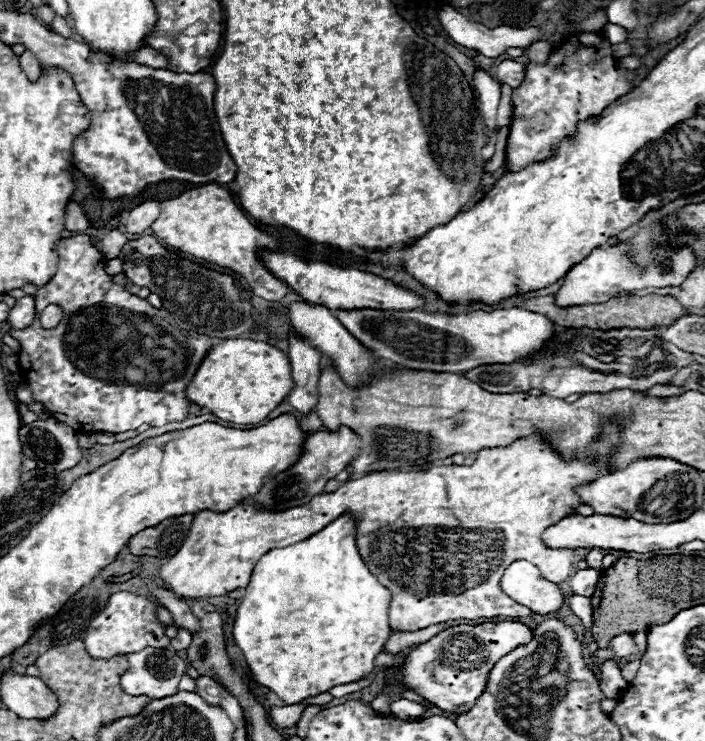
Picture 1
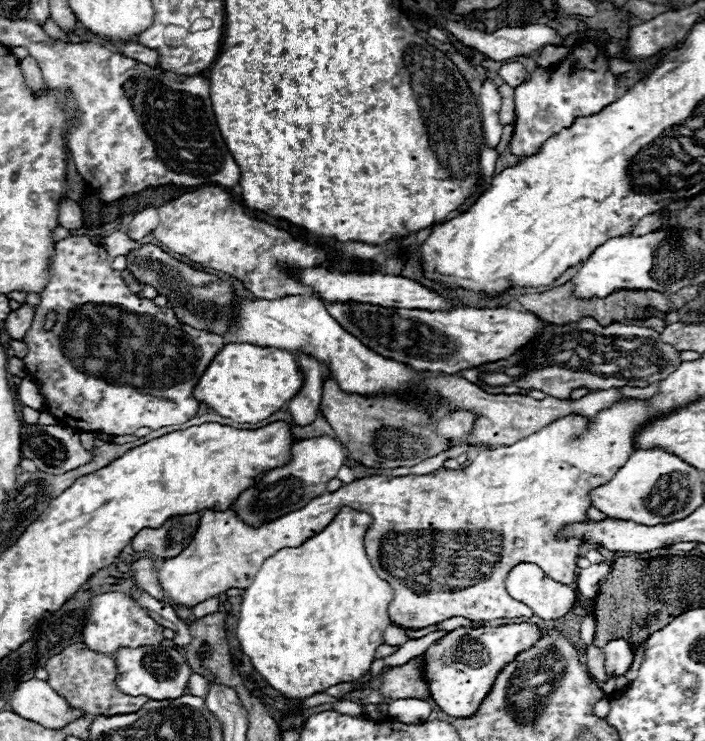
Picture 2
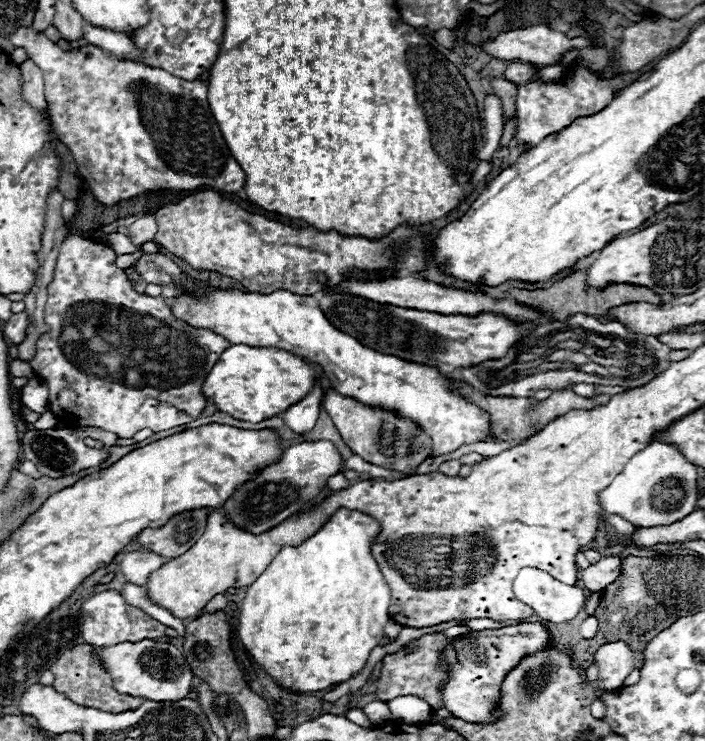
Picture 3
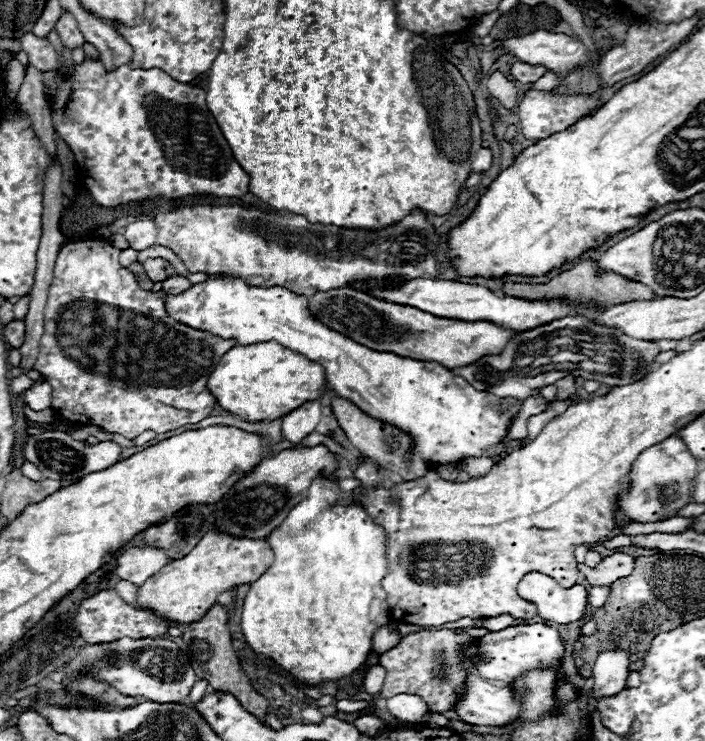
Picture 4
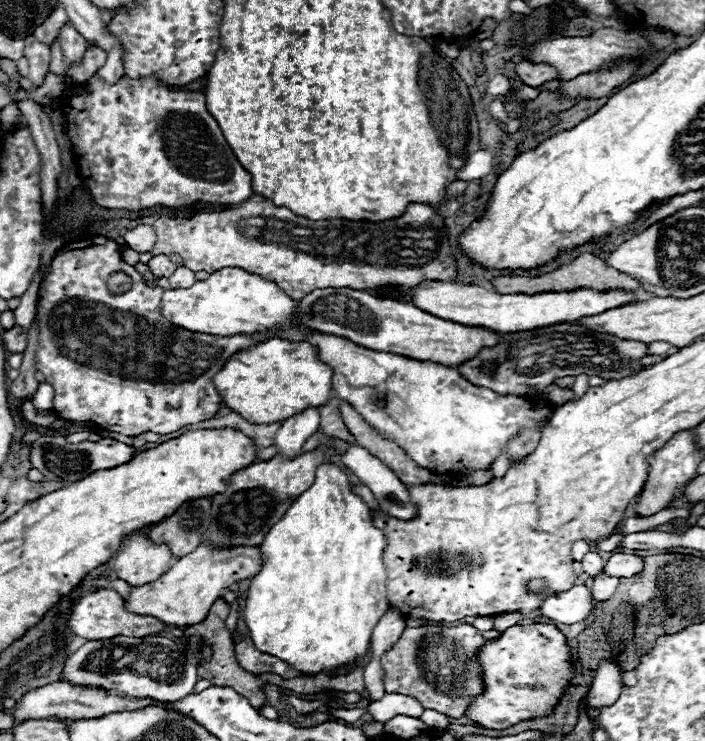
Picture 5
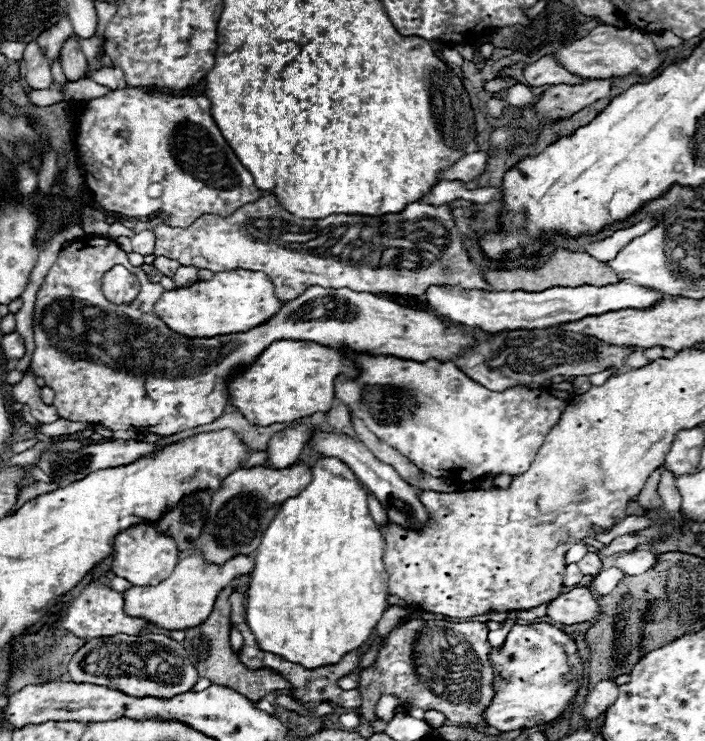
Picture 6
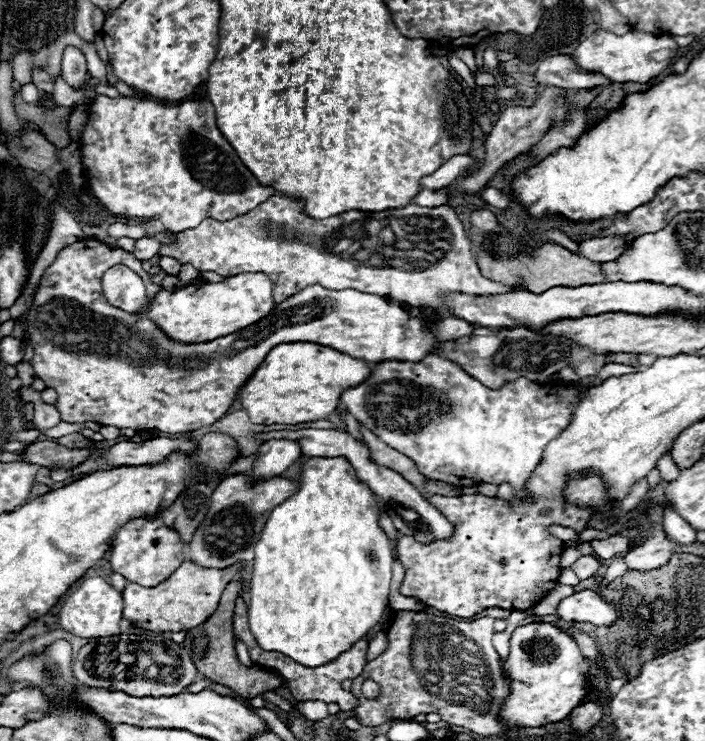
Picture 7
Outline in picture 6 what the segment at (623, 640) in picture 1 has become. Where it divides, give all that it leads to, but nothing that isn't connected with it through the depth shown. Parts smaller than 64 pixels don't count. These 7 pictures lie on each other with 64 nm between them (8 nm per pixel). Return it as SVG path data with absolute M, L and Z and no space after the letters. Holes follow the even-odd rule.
M602 680L594 686L594 690L586 696L586 702L578 708L578 714L584 722L596 720L598 716L602 716L606 712L606 708L610 704L614 704L614 700L618 698L618 686L614 680Z

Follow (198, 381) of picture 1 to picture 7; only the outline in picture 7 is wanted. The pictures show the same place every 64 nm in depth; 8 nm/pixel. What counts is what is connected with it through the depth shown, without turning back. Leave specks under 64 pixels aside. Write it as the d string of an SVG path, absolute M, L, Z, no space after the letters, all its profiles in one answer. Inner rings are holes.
M312 342L278 344L270 350L270 354L260 364L260 368L254 372L254 376L242 386L238 400L242 402L250 420L256 424L302 424L302 422L326 420L332 412L338 410L340 396L348 388L360 386L370 376L370 372L372 372L372 368L368 366L368 362L352 358L352 356L332 350L328 346L320 346L320 344L312 344Z

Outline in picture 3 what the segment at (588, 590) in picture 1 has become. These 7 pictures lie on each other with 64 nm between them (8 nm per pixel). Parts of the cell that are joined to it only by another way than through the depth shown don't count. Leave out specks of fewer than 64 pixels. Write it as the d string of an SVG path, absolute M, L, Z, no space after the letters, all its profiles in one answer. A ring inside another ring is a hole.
M604 556L598 564L592 564L582 570L582 584L590 592L604 590L622 574L622 556Z

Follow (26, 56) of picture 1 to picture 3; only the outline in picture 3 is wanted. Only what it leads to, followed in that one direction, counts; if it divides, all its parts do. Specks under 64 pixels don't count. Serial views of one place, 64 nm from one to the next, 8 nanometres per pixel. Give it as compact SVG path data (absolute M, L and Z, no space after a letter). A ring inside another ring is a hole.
M26 60L20 66L20 74L22 74L22 96L24 100L34 106L36 110L46 110L48 104L44 100L44 76L42 70L32 62Z

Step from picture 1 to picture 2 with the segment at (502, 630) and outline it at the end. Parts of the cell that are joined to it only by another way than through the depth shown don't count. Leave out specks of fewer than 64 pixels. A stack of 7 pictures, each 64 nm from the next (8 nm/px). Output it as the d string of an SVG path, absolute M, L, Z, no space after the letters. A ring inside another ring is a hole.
M506 624L506 626L484 626L484 628L456 628L452 630L448 636L444 636L442 640L438 640L438 644L430 646L426 656L428 656L428 682L430 682L430 694L432 700L440 706L440 710L444 710L448 716L454 718L466 718L478 712L482 700L490 694L490 688L494 686L494 680L498 676L498 672L502 672L502 668L514 660L514 656L518 656L518 652L524 652L526 648L532 648L538 638L540 638L540 628L536 624Z

